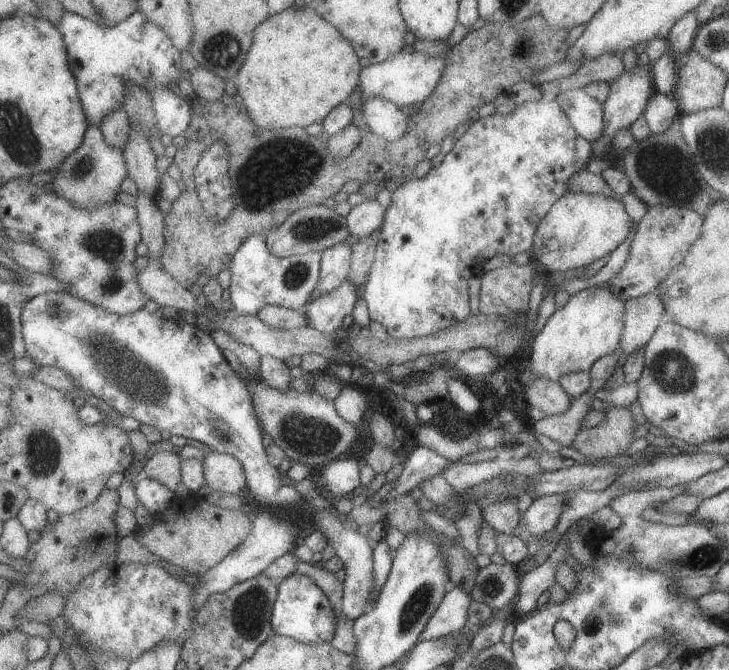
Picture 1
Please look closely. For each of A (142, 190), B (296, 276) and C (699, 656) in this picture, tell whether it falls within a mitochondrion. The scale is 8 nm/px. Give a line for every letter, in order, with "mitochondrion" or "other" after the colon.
A: other
B: mitochondrion
C: other

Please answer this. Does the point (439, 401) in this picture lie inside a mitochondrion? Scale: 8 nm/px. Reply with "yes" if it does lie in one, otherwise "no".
no

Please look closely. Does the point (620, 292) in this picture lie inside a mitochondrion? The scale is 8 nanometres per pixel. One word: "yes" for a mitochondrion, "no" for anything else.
no

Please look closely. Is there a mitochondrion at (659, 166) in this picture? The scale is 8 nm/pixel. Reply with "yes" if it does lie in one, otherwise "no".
yes

